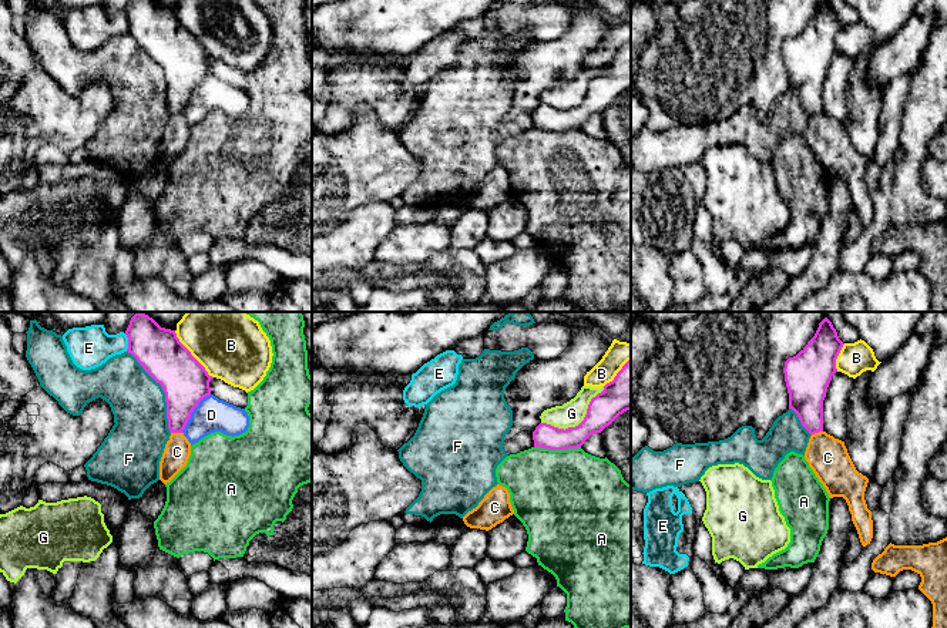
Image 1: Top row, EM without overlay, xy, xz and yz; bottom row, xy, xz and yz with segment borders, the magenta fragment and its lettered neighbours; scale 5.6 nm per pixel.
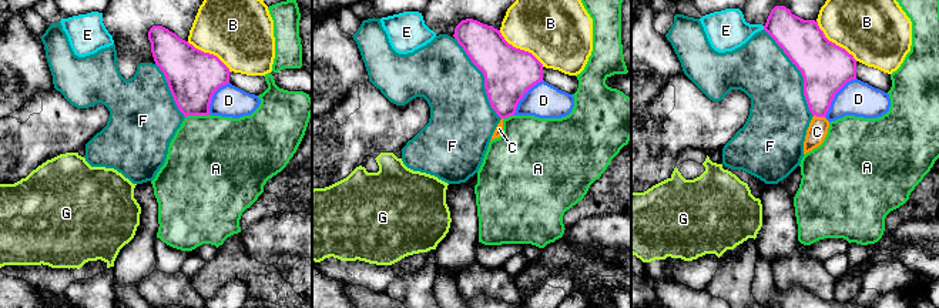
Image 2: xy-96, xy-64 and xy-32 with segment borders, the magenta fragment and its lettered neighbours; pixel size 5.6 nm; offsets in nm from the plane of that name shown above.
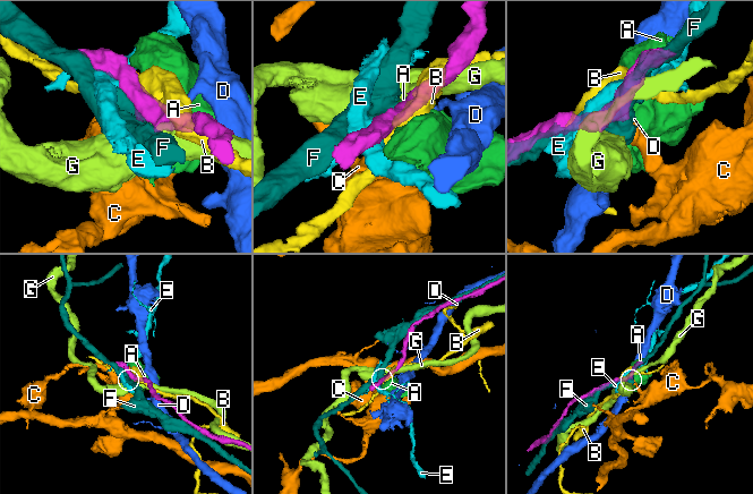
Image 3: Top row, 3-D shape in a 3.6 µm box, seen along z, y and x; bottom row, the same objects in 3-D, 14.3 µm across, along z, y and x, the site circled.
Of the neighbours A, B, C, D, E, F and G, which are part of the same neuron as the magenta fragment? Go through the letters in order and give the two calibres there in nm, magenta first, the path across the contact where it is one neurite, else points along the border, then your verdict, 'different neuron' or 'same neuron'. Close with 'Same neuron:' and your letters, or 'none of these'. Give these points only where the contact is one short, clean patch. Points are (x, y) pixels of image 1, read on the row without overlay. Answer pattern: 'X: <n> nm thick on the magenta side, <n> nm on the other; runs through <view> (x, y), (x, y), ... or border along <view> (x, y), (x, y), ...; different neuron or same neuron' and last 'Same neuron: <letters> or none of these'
A: 140 nm thick on the magenta side, 500 nm on the other; different neuron
B: 260 nm thick on the magenta side, 360 nm on the other; different neuron
C: 220 nm thick on the magenta side, 150 nm on the other; border along xy (171, 113), (181, 114); different neuron
D: 260 nm thick on the magenta side, 200 nm on the other; different neuron
E: 260 nm thick on the magenta side, 240 nm on the other; different neuron
F: 260 nm thick on the magenta side, 300 nm on the other; different neuron
G: 170 nm thick on the magenta side, 140 nm on the other; different neuron
Same neuron: none of these

